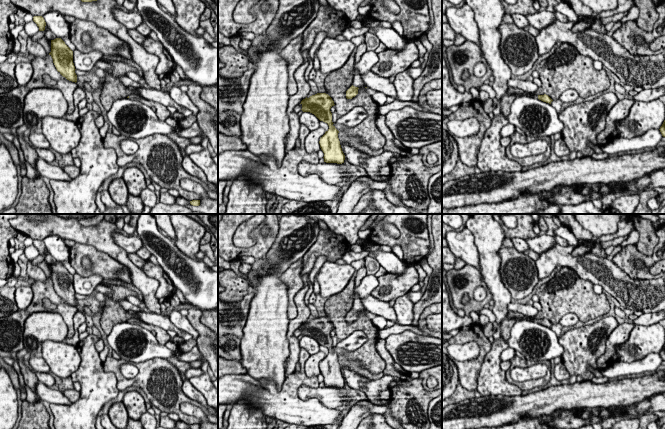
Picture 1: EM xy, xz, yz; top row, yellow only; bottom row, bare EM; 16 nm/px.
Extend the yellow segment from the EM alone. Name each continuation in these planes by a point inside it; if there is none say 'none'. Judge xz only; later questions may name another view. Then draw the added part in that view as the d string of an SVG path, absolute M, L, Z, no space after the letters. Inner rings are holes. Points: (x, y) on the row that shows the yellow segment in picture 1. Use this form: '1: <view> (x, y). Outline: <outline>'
1: xz (357, 81). Outline: M356 71L355 75L353 76L353 86L355 87L365 87L364 82L361 79L360 74Z

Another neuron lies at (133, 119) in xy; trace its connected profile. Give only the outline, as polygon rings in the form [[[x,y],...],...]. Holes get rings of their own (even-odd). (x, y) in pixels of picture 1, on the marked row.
[[[122,98],[107,111],[107,121],[128,139],[141,139],[153,134],[174,133],[173,127],[161,121],[151,107],[138,100]]]

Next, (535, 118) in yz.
[[[528,96],[517,97],[506,117],[510,124],[535,139],[562,133],[564,128],[559,114],[551,104]]]

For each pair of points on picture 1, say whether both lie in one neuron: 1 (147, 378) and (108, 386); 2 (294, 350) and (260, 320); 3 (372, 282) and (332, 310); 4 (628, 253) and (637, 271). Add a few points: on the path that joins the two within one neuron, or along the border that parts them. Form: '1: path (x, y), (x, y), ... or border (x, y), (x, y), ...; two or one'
1: border (103, 364), (105, 371), (114, 374), (119, 390); two
2: border (289, 322), (287, 330), (287, 358); two
3: border (355, 287), (352, 299); two
4: path (629, 257), (637, 267); one

